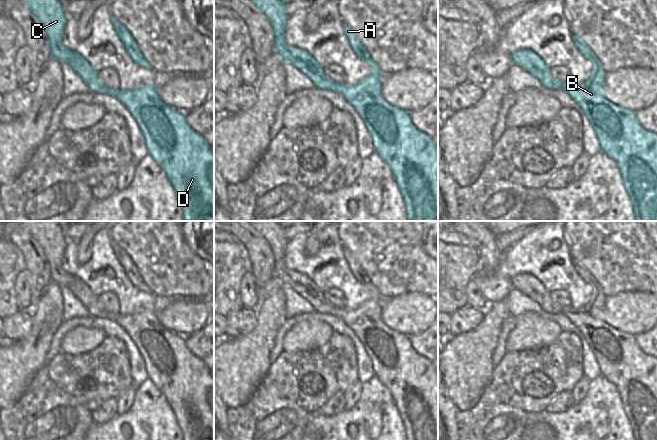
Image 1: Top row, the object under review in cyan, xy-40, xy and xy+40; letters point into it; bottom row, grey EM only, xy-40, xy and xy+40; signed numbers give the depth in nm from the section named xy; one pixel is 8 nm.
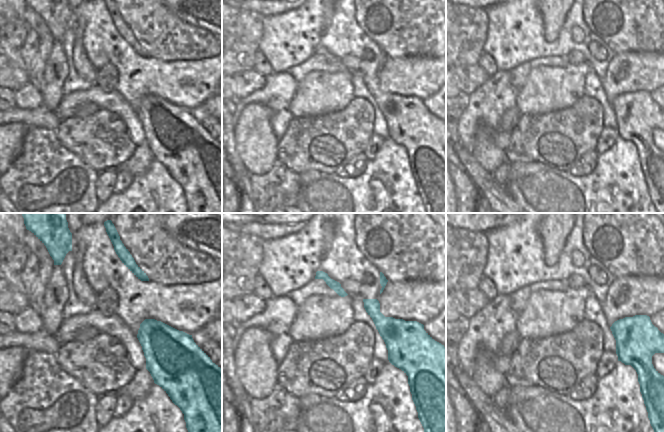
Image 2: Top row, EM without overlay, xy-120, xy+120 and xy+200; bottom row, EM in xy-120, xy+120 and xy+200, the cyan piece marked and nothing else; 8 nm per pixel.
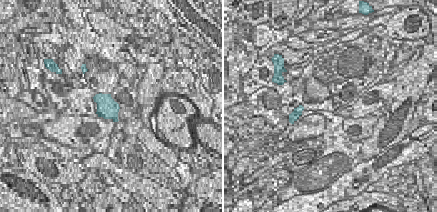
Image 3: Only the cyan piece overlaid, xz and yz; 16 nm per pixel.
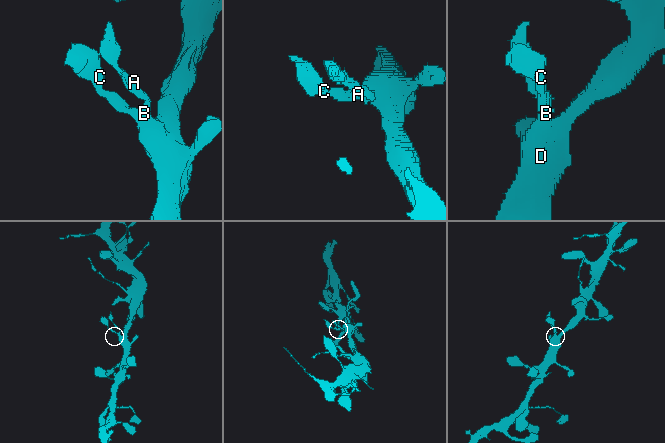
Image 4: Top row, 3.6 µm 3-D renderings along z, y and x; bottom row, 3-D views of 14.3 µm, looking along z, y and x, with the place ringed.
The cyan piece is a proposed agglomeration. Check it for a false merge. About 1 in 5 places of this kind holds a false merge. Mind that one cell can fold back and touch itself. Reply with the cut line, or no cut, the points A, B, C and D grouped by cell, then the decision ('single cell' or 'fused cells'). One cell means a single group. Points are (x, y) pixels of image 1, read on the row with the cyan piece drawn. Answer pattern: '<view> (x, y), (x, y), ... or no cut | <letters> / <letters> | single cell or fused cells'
no cut | A B C D | single cell

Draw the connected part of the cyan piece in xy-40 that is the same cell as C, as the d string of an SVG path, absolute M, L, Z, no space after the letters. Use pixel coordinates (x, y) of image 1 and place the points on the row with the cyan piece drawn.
M22 0L42 24L50 42L50 54L58 62L67 63L88 86L88 91L111 95L124 104L136 120L146 142L148 155L164 170L182 208L182 221L214 221L214 151L206 140L193 131L183 112L163 103L155 85L143 85L131 91L109 89L88 61L62 44L66 13L59 0Z

